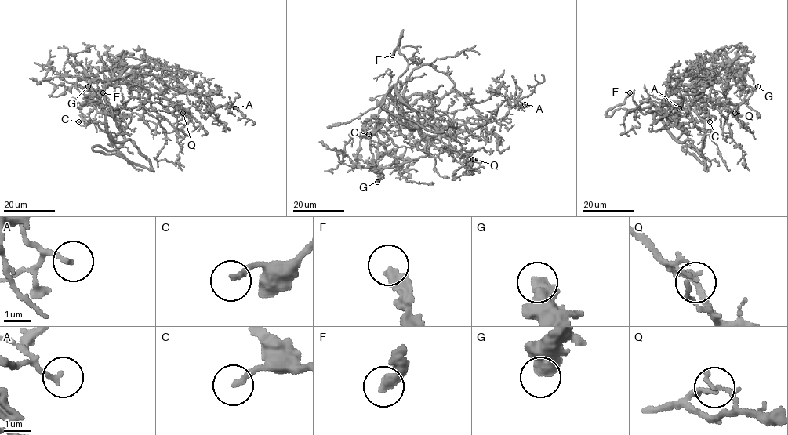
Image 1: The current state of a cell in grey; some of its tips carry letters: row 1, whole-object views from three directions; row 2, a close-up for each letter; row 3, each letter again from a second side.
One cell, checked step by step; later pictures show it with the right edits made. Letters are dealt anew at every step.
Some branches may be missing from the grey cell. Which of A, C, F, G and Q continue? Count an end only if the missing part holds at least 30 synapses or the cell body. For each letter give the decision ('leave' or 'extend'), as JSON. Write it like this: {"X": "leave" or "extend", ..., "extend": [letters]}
{"A": "leave", "C": "extend", "F": "extend", "G": "leave", "Q": "leave", "extend": ["C", "F"]}

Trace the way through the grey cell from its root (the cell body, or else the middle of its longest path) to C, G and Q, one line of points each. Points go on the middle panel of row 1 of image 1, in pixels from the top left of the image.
C: (400, 109), (390, 95), (394, 85), (395, 105), (393, 111), (379, 128), (368, 134)
G: (400, 109), (401, 117), (386, 132), (378, 125), (383, 119), (365, 129), (372, 166), (383, 175), (377, 182)
Q: (400, 109), (400, 112), (434, 146), (447, 146), (459, 150), (464, 161), (473, 159)

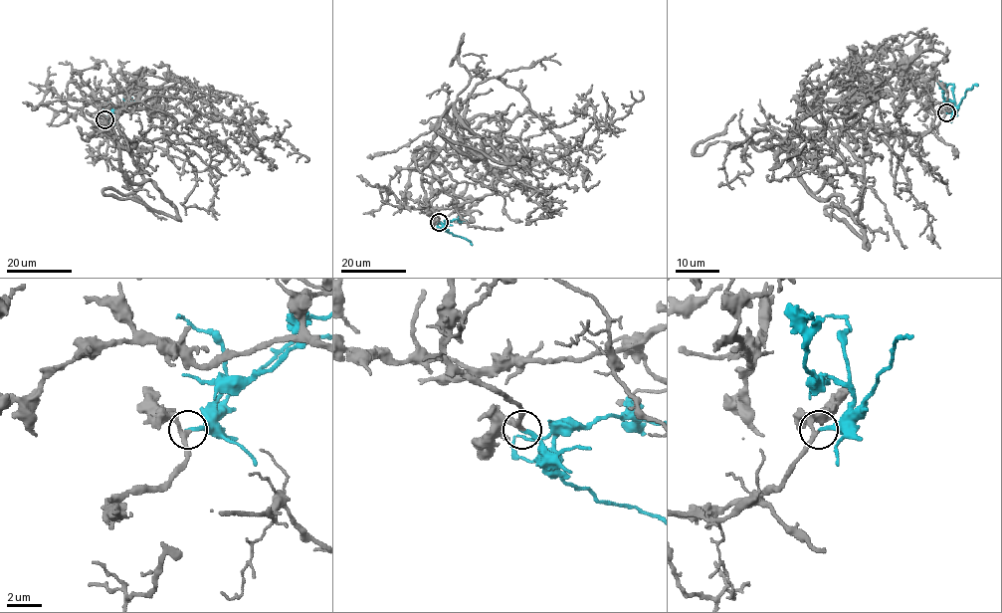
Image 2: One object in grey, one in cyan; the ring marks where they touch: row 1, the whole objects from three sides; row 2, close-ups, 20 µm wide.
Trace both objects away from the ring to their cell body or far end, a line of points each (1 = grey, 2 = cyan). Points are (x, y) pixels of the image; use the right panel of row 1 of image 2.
1: (946, 112), (924, 132), (850, 134), (867, 86), (839, 99), (855, 70), (861, 108), (769, 169)
2: (946, 112), (961, 102), (965, 91), (977, 87)

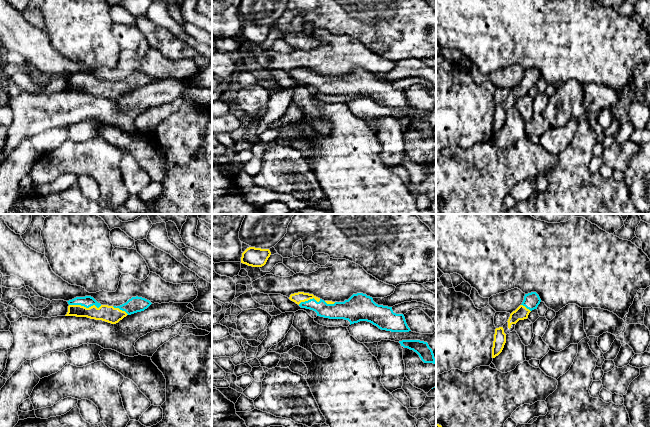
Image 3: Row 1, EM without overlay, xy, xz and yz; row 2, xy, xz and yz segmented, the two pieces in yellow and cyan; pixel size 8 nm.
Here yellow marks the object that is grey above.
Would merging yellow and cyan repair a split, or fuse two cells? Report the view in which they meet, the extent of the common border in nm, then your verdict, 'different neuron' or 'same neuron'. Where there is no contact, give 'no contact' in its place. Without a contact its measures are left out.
xy | 260 nm | same neuron

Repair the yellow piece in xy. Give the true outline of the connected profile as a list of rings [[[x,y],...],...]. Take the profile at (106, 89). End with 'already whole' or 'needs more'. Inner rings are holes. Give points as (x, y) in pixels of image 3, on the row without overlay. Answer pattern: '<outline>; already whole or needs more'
[[[76,73],[67,77],[68,88],[65,92],[87,93],[116,100],[127,91],[144,87],[152,79],[142,73],[132,73],[120,82],[101,81],[93,73]]]; needs more

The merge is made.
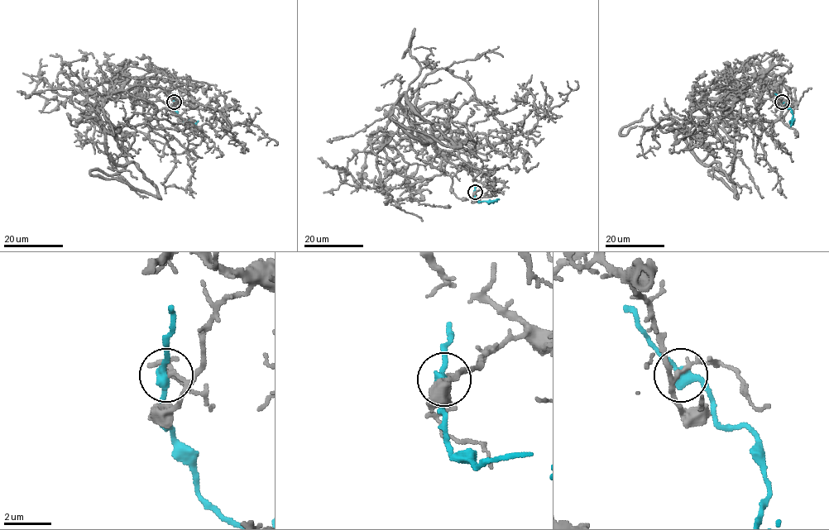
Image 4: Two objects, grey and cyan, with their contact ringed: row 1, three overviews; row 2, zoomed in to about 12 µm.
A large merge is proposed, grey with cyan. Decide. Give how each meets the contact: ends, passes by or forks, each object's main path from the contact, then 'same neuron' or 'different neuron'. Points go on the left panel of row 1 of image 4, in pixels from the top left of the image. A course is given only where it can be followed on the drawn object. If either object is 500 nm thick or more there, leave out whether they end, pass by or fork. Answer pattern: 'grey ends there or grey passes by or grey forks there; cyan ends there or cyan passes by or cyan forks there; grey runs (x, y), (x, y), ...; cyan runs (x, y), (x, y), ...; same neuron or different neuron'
grey forks there; cyan passes by; grey runs (174, 102), (184, 90), (176, 86), (105, 98), (135, 85), (160, 86), (192, 107), (218, 112), (241, 148); cyan runs (174, 102), (178, 116), (184, 121), (198, 121); same neuron

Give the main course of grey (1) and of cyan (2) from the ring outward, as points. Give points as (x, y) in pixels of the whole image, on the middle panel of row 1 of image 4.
1: (475, 192), (486, 185), (450, 164), (406, 112), (471, 101), (507, 112), (530, 88), (543, 112), (542, 83)
2: (475, 192), (476, 201), (478, 202), (499, 199)

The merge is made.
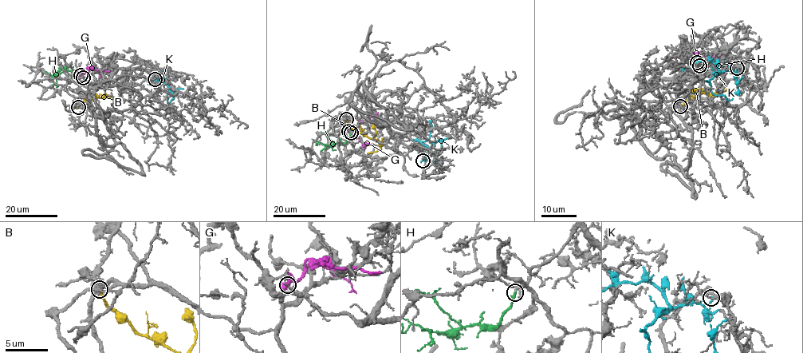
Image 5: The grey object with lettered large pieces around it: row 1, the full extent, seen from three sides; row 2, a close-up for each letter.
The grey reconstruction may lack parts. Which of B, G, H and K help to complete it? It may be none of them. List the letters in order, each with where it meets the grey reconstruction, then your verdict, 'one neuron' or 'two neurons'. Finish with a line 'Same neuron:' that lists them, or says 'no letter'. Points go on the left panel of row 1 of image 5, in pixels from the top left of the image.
B: contact (78, 107); two neurons
G: contact (80, 75); two neurons
H: contact (83, 77); one neuron
K: contact (155, 79); two neurons
Same neuron: H

